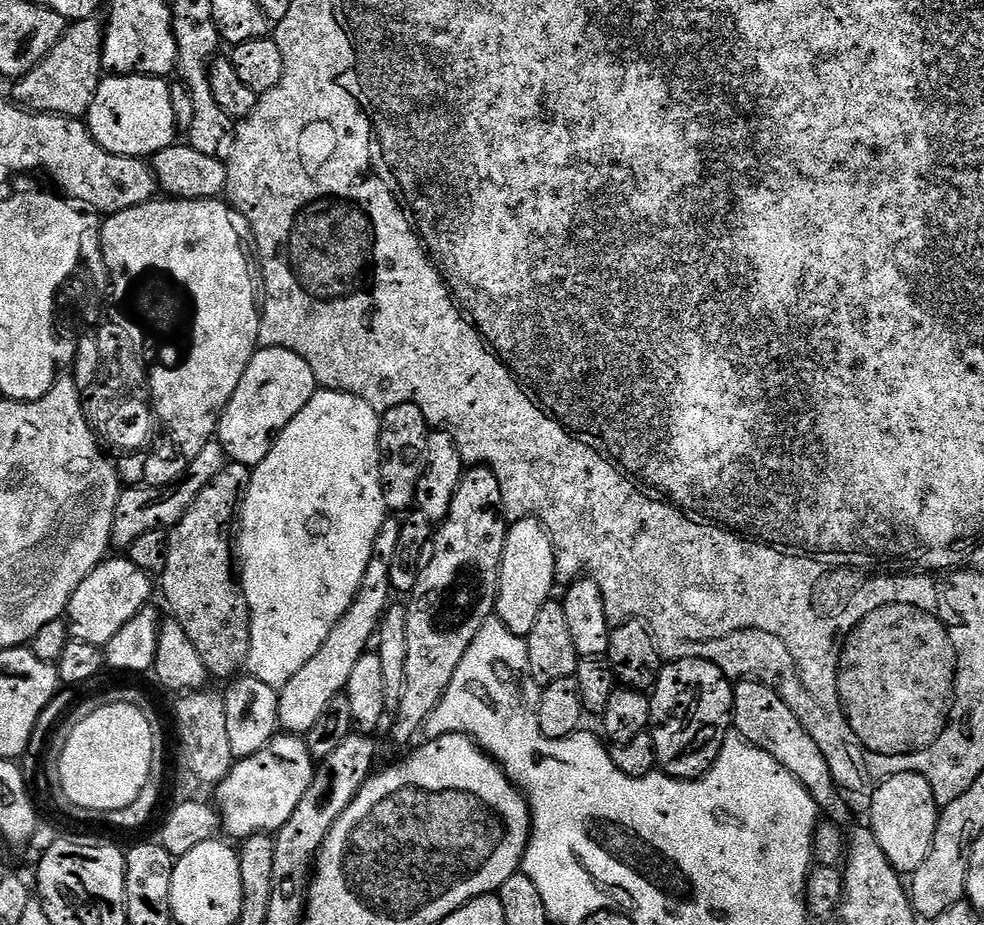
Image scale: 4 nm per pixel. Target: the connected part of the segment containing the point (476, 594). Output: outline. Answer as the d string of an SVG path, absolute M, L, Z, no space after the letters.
M472 466L465 471L464 477L458 482L458 490L454 490L454 502L450 502L450 514L435 529L434 539L430 545L430 555L427 557L426 563L420 569L420 577L418 578L418 586L414 586L414 590L410 593L410 599L407 601L408 617L406 618L406 686L402 690L402 702L398 702L398 706L394 709L392 720L392 736L398 743L404 744L407 740L412 740L423 729L425 722L430 718L432 711L438 706L438 702L446 694L446 686L450 684L450 678L454 678L454 670L458 670L458 662L462 662L462 654L466 654L466 650L470 650L470 642L474 642L474 638L478 634L478 630L482 630L482 626L487 620L493 619L496 611L496 595L500 589L500 567L502 566L502 554L504 553L504 543L508 537L509 521L504 514L504 503L502 502L502 486L498 486L498 478L494 478L494 474L489 468L483 466Z

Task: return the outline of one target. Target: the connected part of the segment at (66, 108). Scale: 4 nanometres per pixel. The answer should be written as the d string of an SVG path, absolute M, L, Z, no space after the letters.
M89 18L87 20L73 20L65 27L64 36L54 46L54 50L50 50L50 54L46 54L46 58L42 58L42 62L38 62L38 66L34 66L32 72L19 77L15 81L16 84L12 88L11 103L18 104L22 108L27 108L29 112L45 112L51 116L70 116L73 118L87 117L90 106L94 102L94 94L98 94L98 86L102 77L105 75L104 70L104 30L105 25L99 24L99 19Z

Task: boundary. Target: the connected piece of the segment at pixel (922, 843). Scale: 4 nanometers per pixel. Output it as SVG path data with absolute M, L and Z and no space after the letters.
M913 772L894 774L887 780L877 783L872 796L872 821L870 827L878 846L882 846L882 854L901 874L911 874L926 862L926 854L930 854L930 846L934 842L934 830L940 821L941 809L936 806L934 790L930 790L930 782Z

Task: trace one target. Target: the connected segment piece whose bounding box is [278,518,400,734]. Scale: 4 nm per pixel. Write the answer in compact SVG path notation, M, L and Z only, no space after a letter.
M385 519L382 530L374 542L372 561L370 566L366 566L360 593L353 598L352 604L346 610L346 614L342 614L334 630L330 630L318 654L314 654L314 658L310 658L310 662L306 662L306 666L302 666L302 670L298 670L298 674L294 674L294 678L290 678L290 682L286 682L283 688L279 689L279 727L285 733L307 734L314 726L314 722L318 722L318 718L326 711L326 706L330 706L332 699L347 689L350 673L358 663L358 658L362 658L365 652L369 651L377 635L380 619L388 609L390 597L393 595L390 566L394 558L394 550L398 550L399 533L400 520Z

